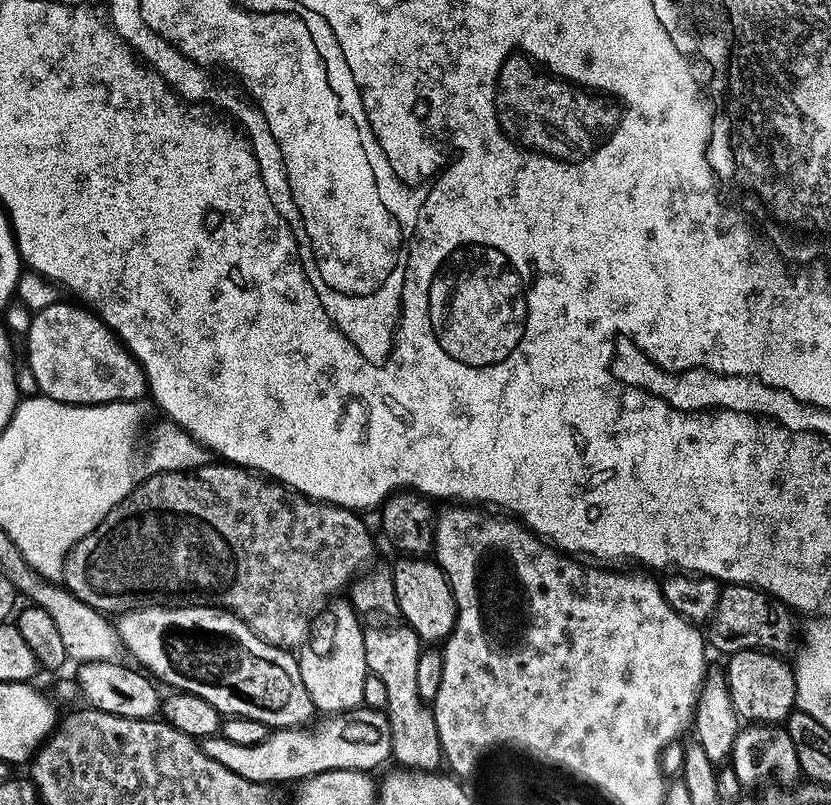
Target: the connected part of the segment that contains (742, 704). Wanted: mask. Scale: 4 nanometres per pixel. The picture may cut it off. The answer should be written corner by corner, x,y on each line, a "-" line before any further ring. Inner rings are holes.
760,649
733,652
727,660
729,662
724,666
725,680
737,715
743,721
754,724
778,724
785,721
796,705
796,674
791,663
784,661
784,658
777,653

